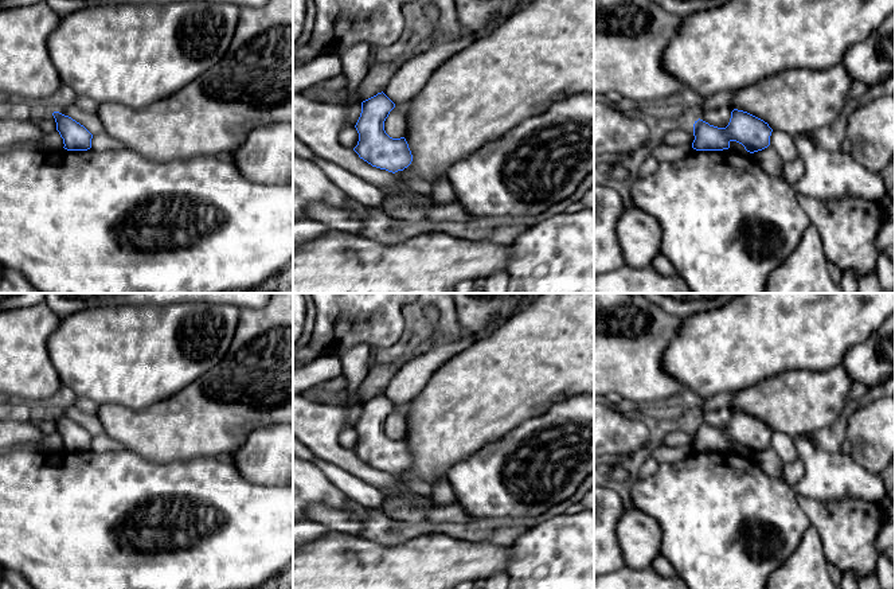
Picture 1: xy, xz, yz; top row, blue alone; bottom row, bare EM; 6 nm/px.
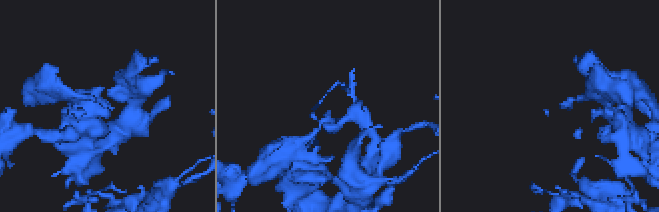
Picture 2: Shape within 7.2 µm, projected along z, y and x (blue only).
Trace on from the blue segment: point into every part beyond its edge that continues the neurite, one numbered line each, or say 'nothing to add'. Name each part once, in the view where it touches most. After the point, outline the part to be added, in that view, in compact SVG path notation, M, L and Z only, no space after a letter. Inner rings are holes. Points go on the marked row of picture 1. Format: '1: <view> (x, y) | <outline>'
nothing to add

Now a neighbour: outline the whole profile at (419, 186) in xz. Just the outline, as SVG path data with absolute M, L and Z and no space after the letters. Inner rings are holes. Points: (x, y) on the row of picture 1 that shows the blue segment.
M406 169L402 171L403 175L407 178L410 186L419 194L425 196L430 196L433 187L426 183L425 180L421 180L415 173L407 172Z

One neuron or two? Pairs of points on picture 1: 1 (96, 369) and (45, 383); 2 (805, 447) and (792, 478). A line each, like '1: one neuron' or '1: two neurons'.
1: two neurons
2: two neurons

